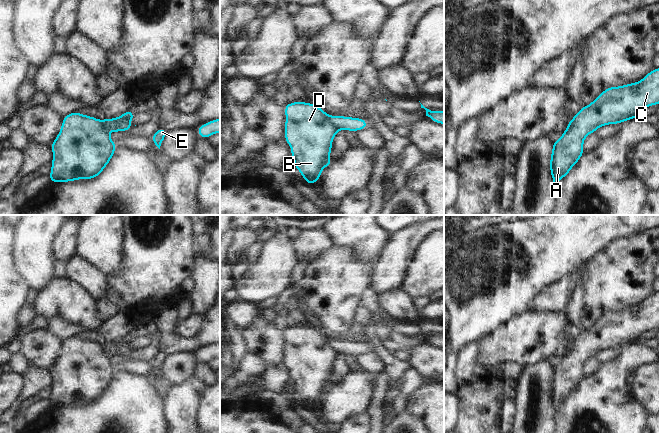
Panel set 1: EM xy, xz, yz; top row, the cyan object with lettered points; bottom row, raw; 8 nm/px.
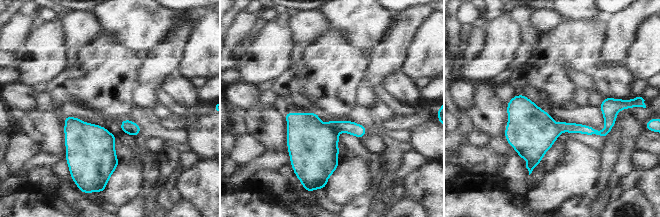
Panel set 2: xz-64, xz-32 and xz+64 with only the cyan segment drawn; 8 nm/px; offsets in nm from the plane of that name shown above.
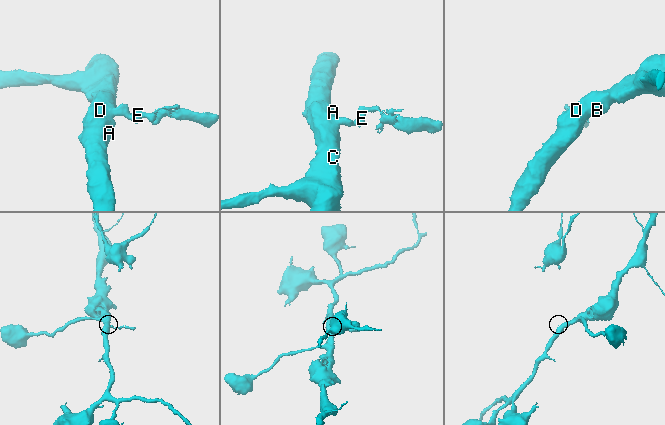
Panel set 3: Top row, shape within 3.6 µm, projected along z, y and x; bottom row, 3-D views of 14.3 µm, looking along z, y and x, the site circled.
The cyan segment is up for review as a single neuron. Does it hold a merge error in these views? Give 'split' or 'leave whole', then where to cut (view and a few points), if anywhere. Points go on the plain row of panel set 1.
split; cut in xz along (327, 340), (327, 344), (338, 352)

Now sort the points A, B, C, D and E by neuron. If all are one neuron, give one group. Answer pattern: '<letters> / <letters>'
A B C D / E

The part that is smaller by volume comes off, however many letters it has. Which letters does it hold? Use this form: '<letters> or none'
E

